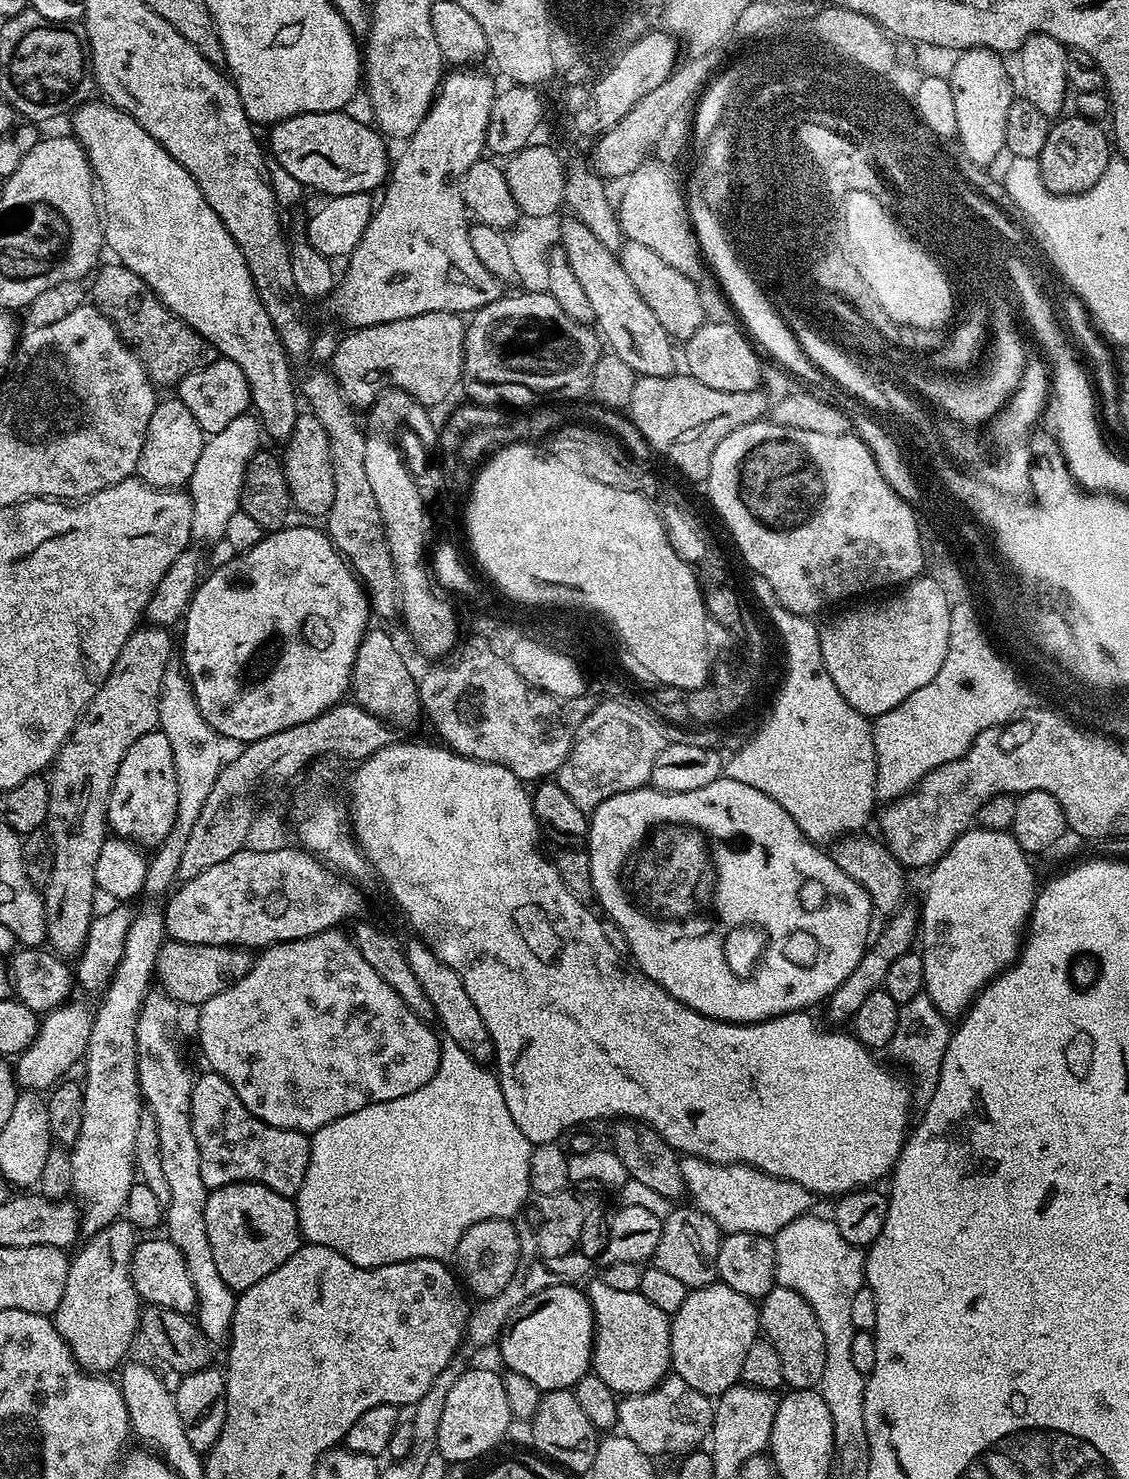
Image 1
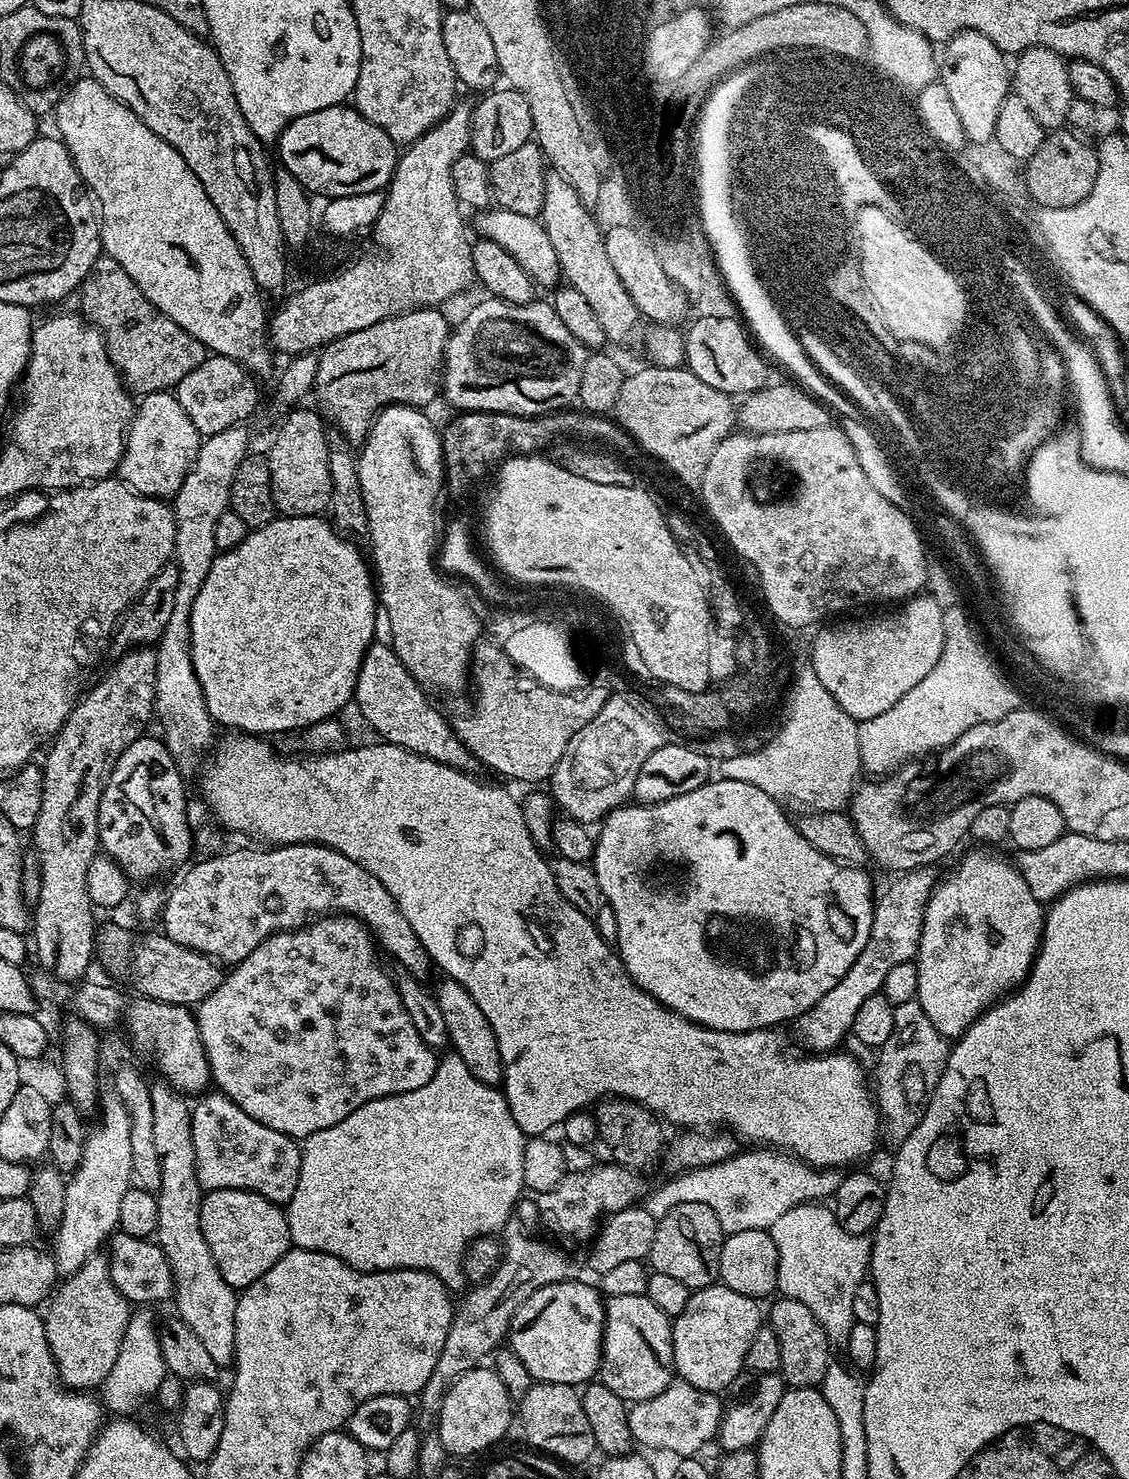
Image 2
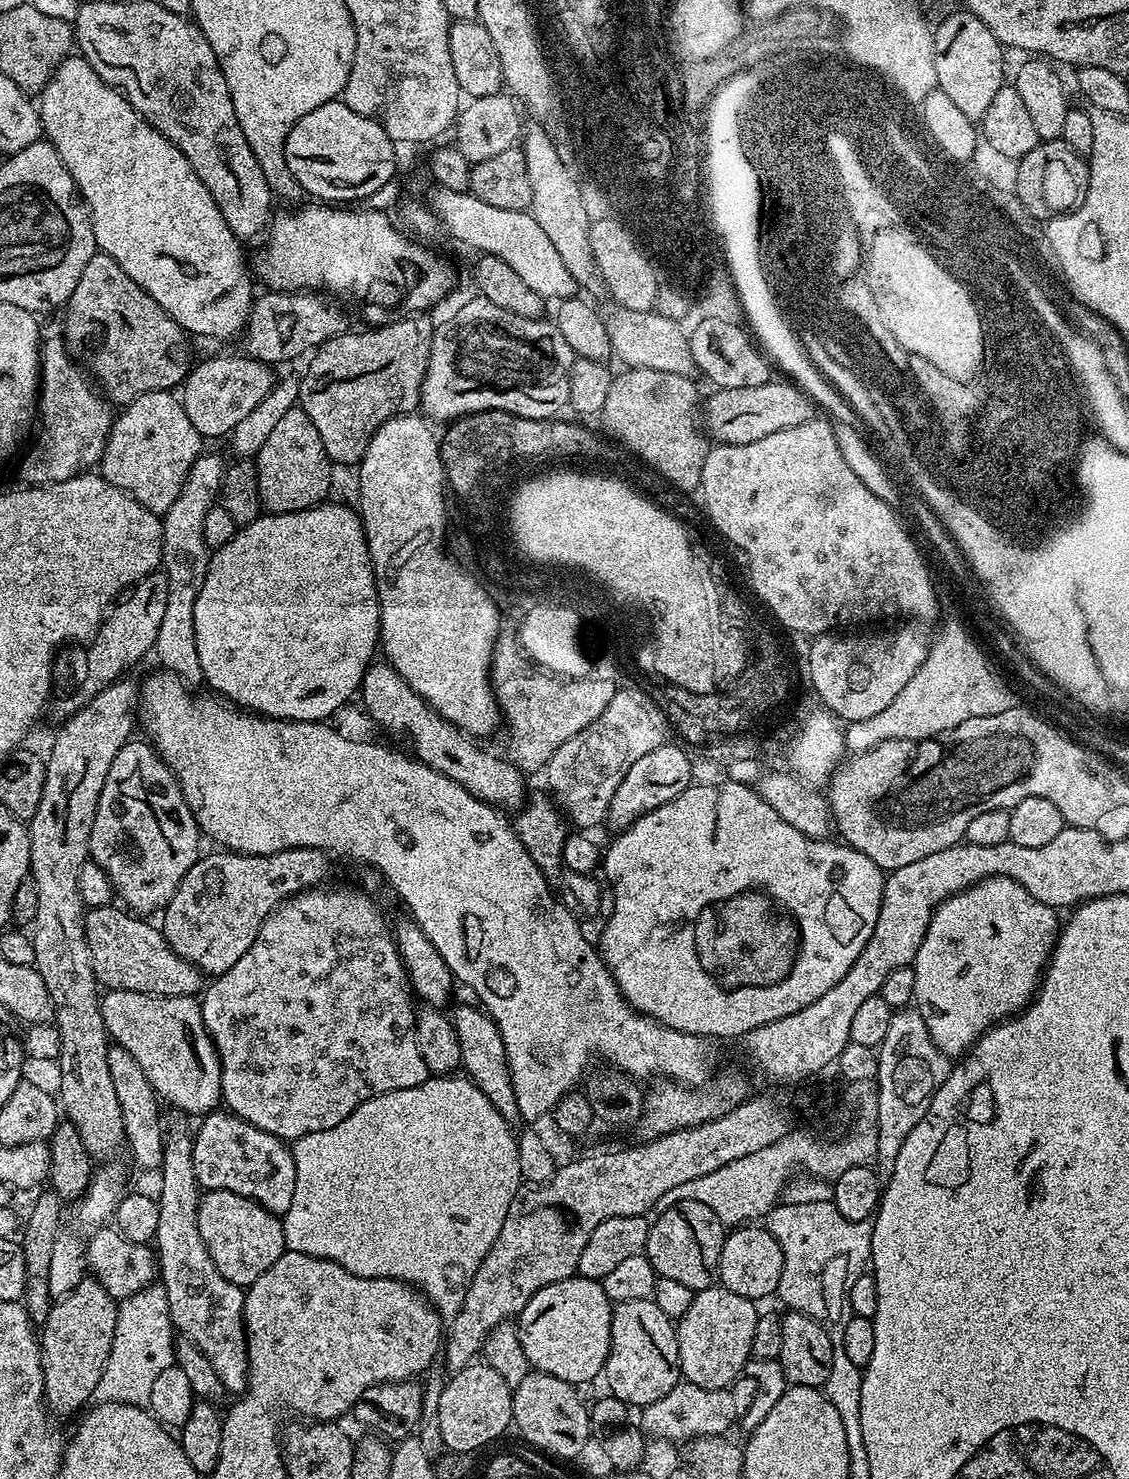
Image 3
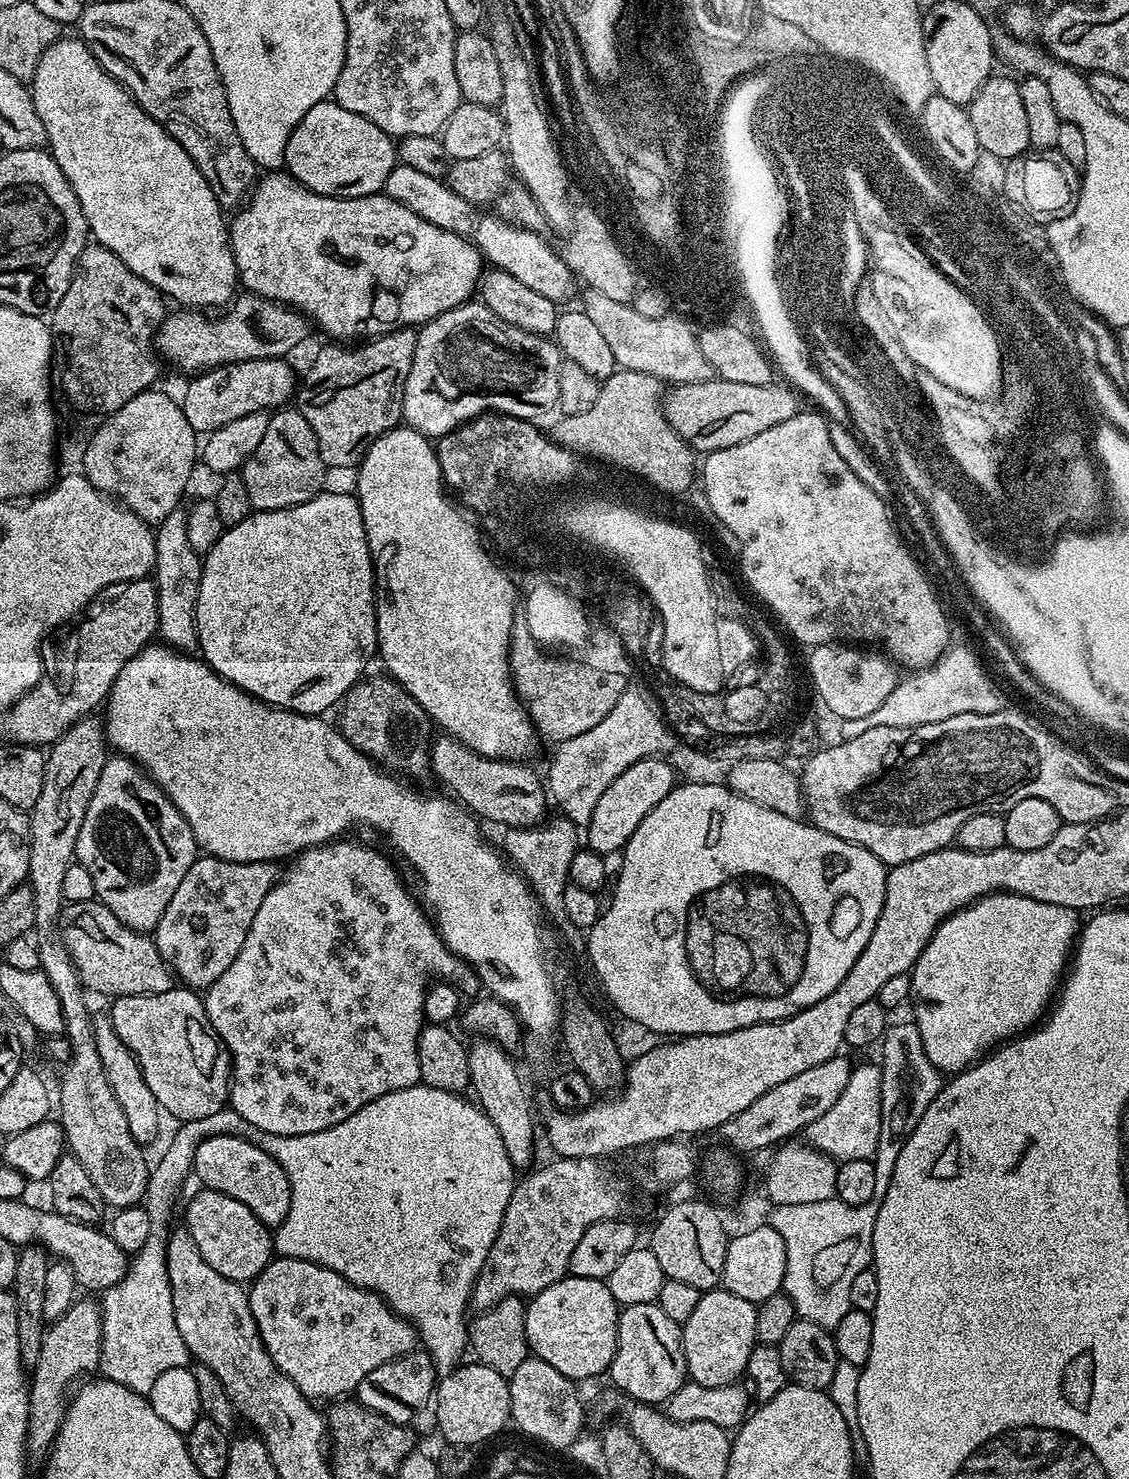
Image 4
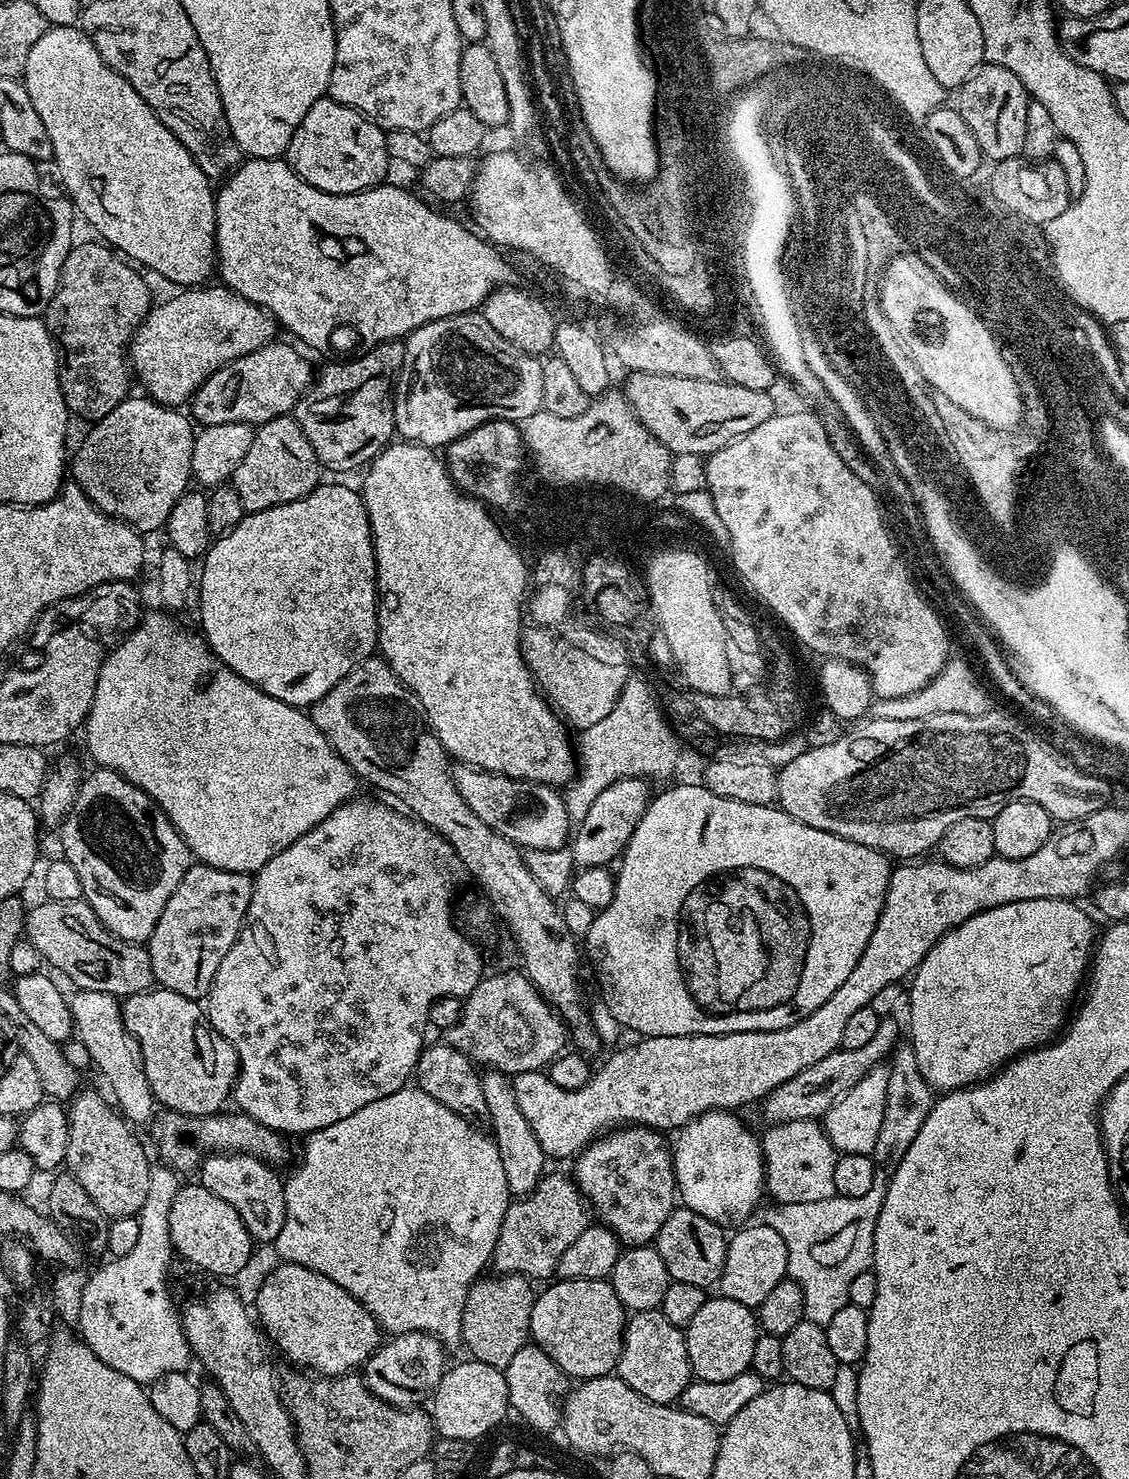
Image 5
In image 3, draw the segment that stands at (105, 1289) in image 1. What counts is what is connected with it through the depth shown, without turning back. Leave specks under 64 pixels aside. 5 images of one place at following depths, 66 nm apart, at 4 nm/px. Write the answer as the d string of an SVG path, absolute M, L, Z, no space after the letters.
M95 1278L78 1282L70 1294L59 1297L49 1307L38 1335L44 1371L44 1403L53 1417L79 1413L80 1404L87 1405L92 1400L110 1358L117 1307L117 1301Z

